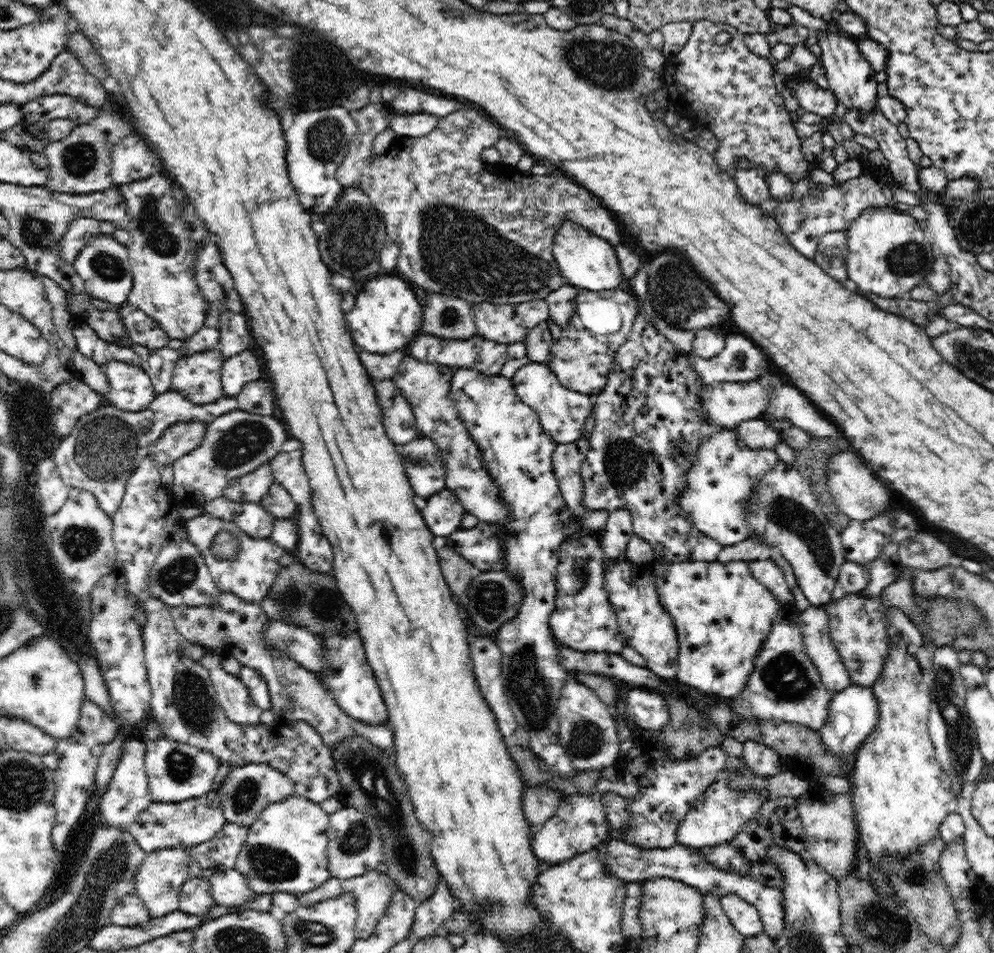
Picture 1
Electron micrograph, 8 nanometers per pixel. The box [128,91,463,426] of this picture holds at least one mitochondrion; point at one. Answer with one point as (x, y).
(324, 140)

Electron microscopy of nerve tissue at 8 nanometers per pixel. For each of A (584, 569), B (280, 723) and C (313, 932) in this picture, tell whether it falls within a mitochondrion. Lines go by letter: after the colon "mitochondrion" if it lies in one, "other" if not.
A: mitochondrion
B: other
C: mitochondrion

